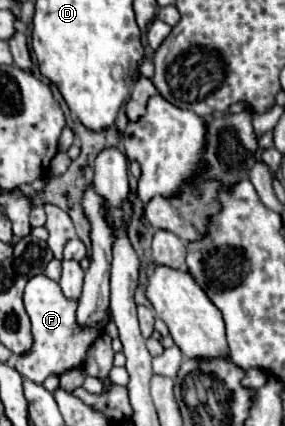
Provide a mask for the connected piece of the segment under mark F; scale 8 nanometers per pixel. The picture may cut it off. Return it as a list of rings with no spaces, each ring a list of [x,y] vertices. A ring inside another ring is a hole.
[[[45,274],[33,276],[27,286],[25,286],[25,310],[31,318],[31,332],[33,332],[33,346],[27,354],[21,354],[17,358],[17,372],[21,376],[25,376],[27,380],[35,382],[35,384],[43,384],[47,376],[55,374],[61,376],[67,370],[73,368],[83,368],[85,362],[85,354],[91,348],[91,344],[103,334],[107,322],[111,322],[111,316],[107,314],[97,326],[79,326],[75,320],[75,310],[77,310],[77,300],[65,298],[65,294],[61,292],[59,282],[47,278]]]

